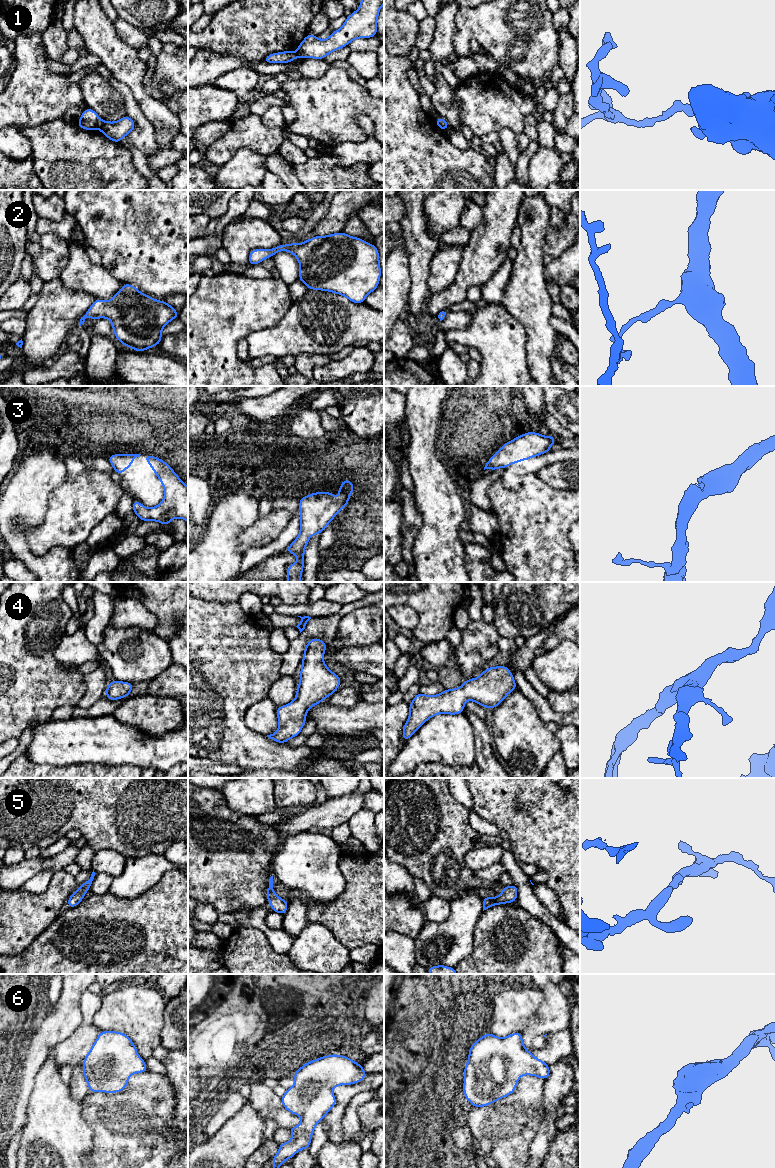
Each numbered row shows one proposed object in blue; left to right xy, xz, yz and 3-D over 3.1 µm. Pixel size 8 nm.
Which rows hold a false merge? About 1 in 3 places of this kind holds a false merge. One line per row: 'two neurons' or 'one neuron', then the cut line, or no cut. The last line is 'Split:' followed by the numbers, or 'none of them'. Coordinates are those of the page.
1: two neurons; cut xy (102, 121), (99, 127)
2: one neuron; cut none
3: one neuron; cut none
4: one neuron; cut none
5: one neuron; cut none
6: one neuron; cut none
Split: 1

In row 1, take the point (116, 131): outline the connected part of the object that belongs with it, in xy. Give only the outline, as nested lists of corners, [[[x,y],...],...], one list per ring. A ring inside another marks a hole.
[[[126,114],[116,122],[102,121],[100,130],[108,139],[119,143],[126,135],[135,130],[135,122]]]

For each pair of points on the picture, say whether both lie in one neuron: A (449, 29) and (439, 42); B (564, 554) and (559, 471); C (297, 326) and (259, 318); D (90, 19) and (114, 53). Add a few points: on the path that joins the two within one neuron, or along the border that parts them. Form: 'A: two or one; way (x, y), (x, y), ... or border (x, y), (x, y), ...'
A: one; way (446, 32), (442, 39)
B: two; border (539, 478), (555, 488), (569, 490)
C: two; border (292, 305), (273, 325), (254, 331)
D: one; way (94, 27), (111, 45)

